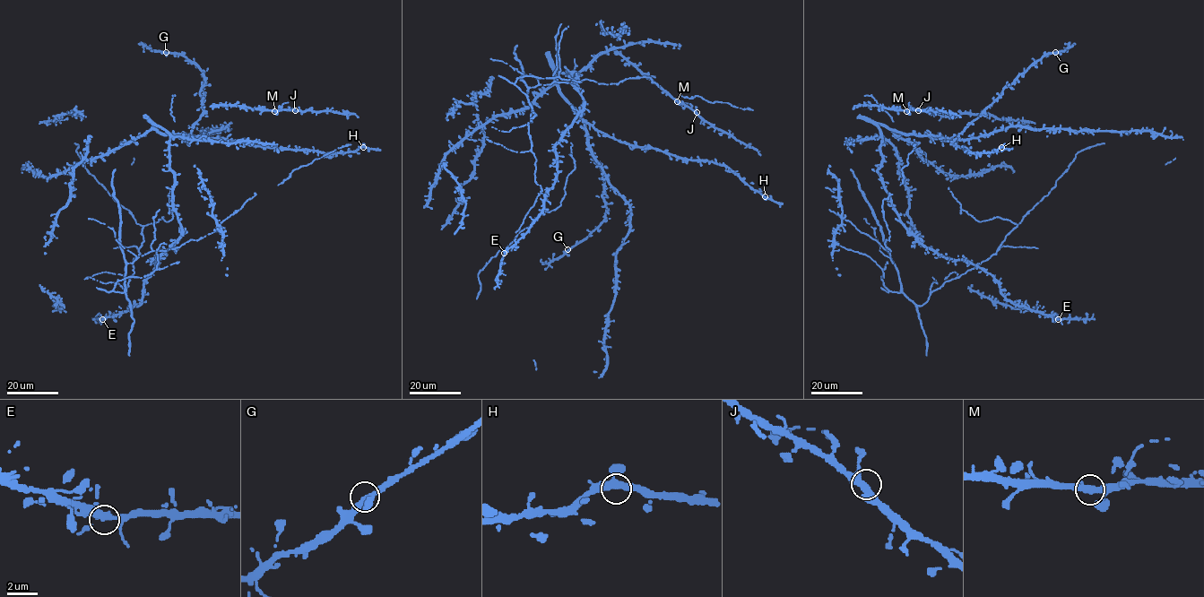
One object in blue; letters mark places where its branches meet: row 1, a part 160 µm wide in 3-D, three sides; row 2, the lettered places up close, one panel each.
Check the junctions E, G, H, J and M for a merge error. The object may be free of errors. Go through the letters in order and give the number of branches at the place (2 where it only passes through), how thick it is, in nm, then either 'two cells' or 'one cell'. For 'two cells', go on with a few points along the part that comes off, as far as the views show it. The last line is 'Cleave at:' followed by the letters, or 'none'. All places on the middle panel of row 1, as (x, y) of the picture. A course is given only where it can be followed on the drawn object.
E: branches 3; calibre 340 nm; one cell
G: branches 3; calibre 320 nm; one cell
H: branches 3; calibre 340 nm; one cell
J: branches 3; calibre 320 nm; one cell
M: branches 3; calibre 320 nm; one cell
Cleave at: none

